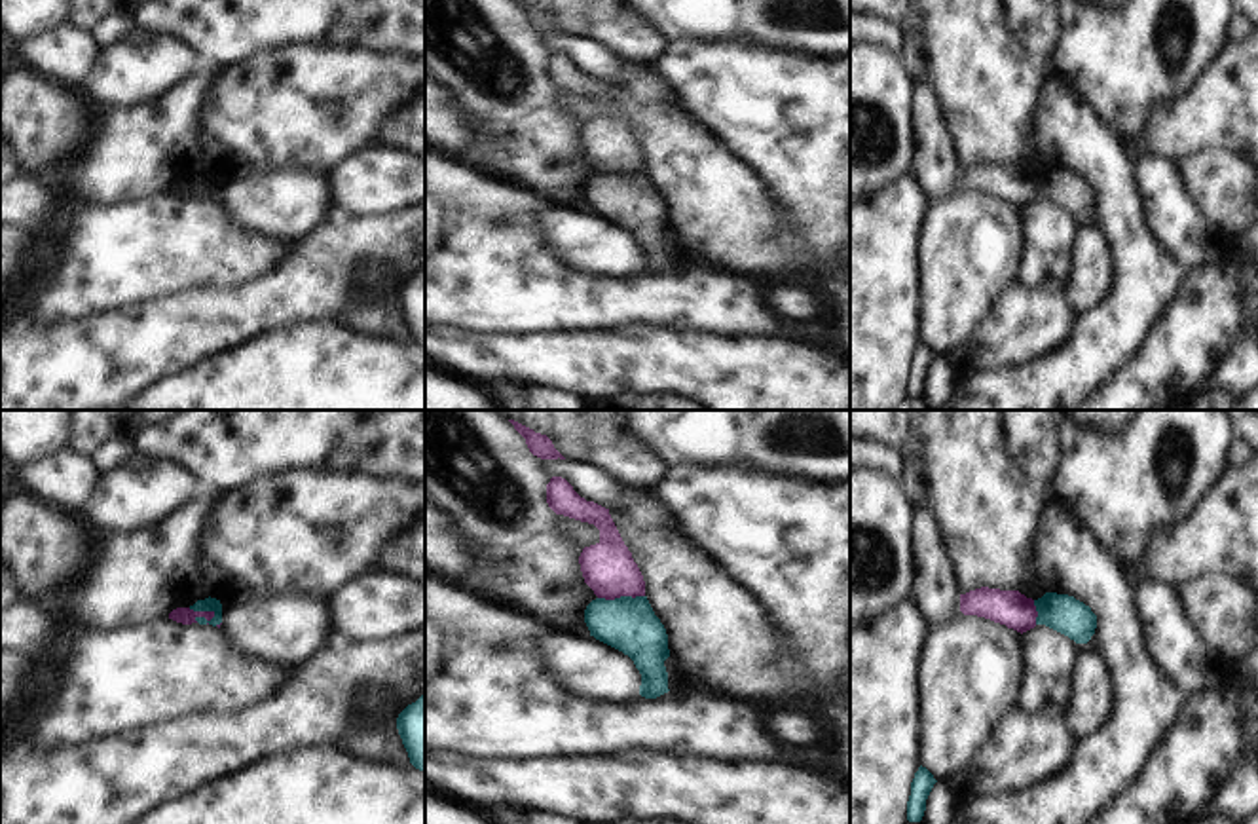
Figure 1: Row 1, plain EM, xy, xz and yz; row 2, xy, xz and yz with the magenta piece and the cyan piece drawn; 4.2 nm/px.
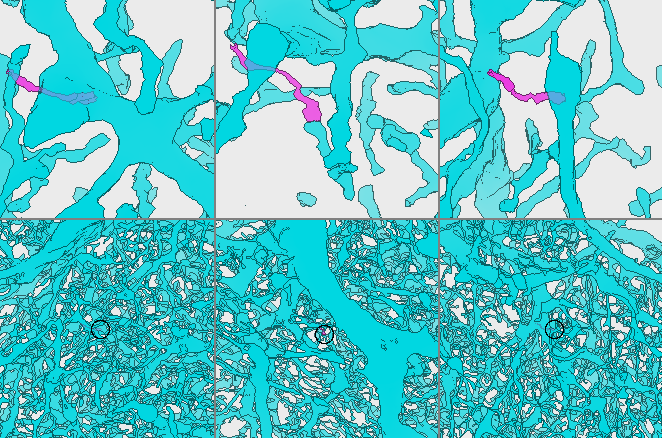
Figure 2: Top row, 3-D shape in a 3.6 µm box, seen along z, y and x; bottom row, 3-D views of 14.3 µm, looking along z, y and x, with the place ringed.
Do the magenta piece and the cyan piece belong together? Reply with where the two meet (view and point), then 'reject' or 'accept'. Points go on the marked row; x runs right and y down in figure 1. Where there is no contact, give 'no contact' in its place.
xy (202, 612) | reject

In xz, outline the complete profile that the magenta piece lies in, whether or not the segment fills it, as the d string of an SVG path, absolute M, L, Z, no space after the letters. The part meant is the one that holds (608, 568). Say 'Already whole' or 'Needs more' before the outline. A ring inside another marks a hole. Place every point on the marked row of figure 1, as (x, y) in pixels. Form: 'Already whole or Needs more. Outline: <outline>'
Already whole. Outline: M552 477L546 484L546 503L556 515L594 524L600 530L600 541L584 547L579 556L584 583L598 598L645 596L643 575L624 545L609 509L581 497L562 477Z

